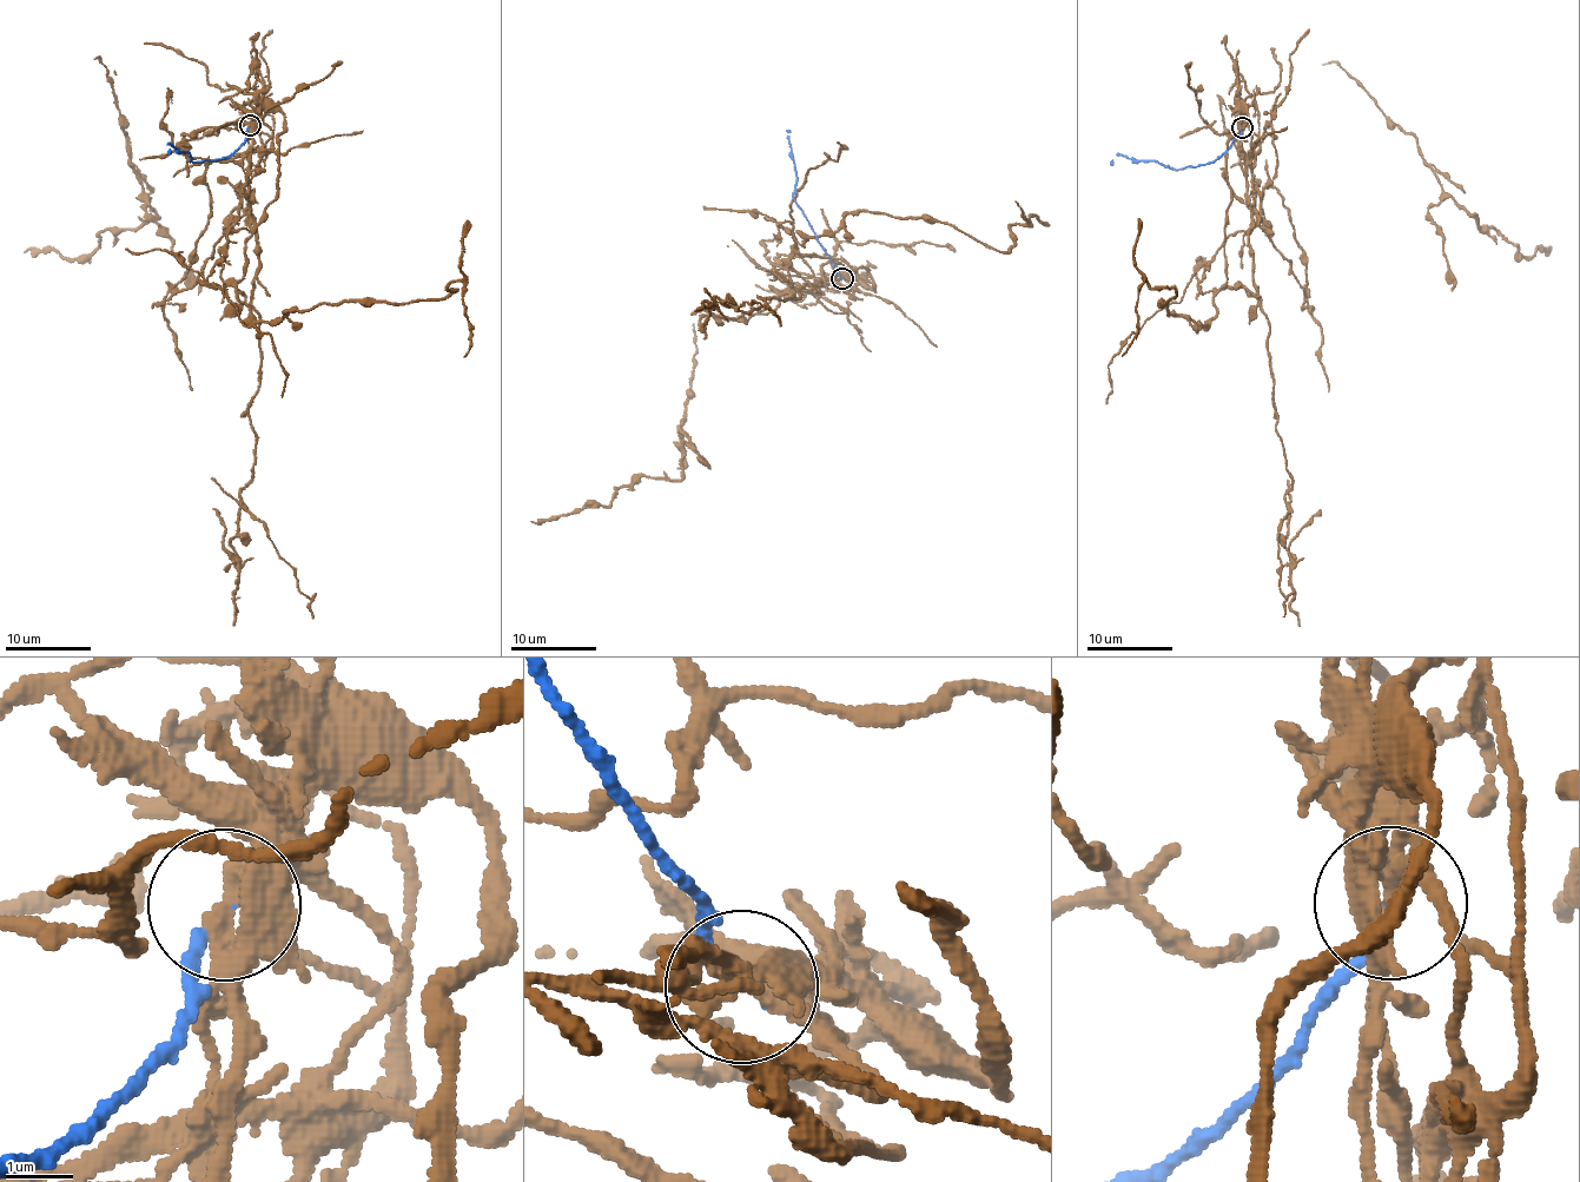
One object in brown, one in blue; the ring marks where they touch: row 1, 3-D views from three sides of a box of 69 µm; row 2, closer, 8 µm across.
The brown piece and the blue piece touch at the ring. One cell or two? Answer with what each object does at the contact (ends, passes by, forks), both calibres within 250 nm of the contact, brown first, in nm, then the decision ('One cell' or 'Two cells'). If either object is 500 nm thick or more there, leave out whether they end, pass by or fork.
At the ring brown passes by. At the ring blue ends. Thickness 320 nm (brown) against 110 nm. Two cells

